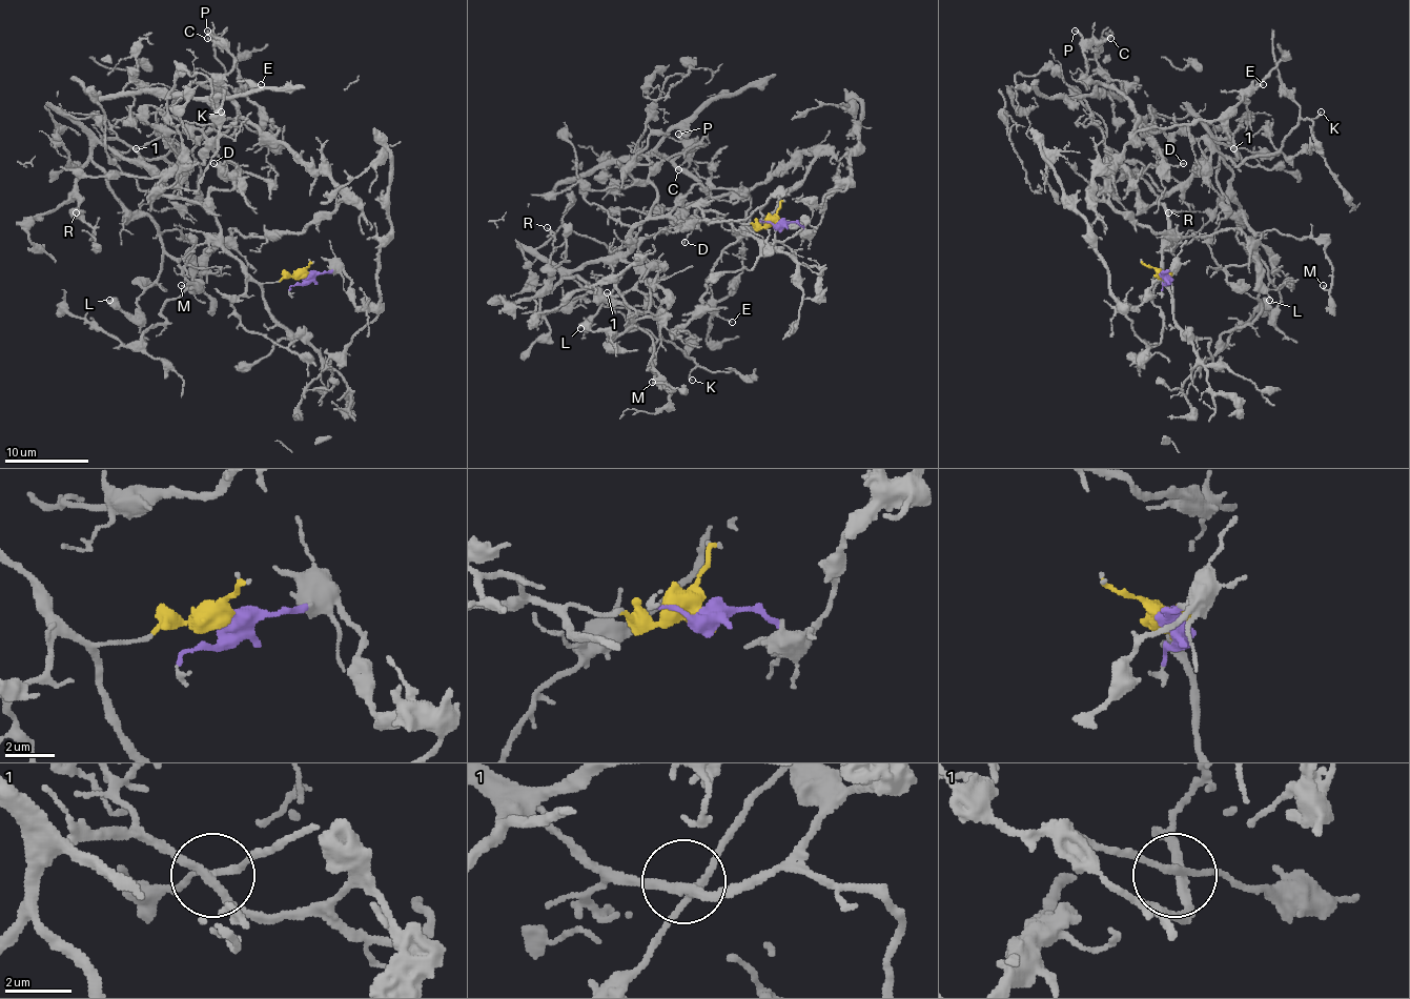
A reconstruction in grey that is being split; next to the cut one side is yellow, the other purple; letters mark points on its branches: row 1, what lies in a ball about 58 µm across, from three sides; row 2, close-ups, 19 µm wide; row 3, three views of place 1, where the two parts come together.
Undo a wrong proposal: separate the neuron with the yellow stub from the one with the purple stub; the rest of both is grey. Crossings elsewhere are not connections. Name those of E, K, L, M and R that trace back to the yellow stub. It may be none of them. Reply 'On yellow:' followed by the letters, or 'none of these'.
On yellow: K, L, M, R

